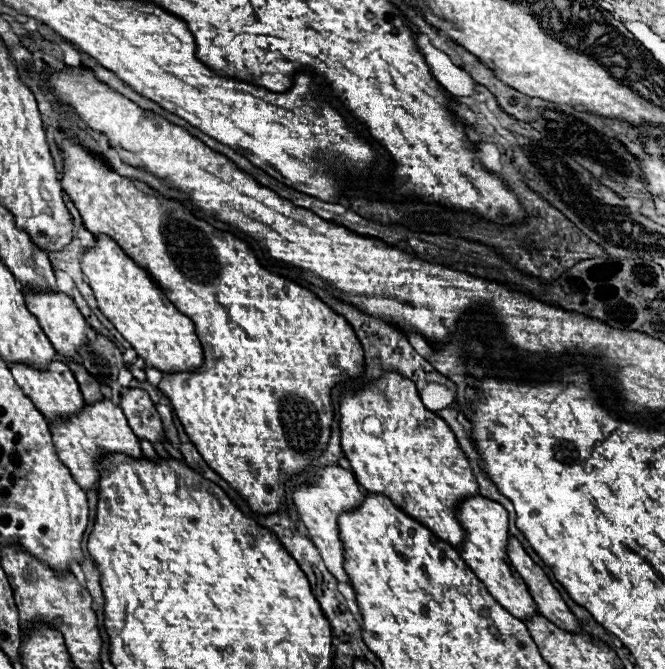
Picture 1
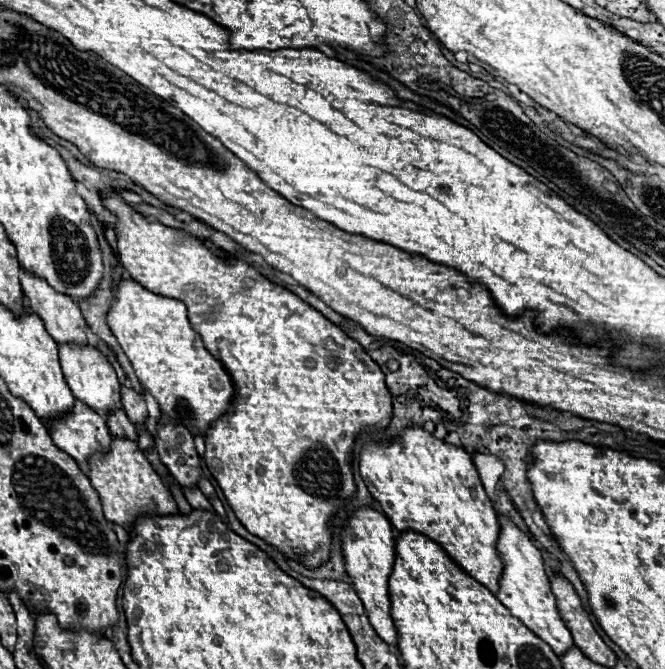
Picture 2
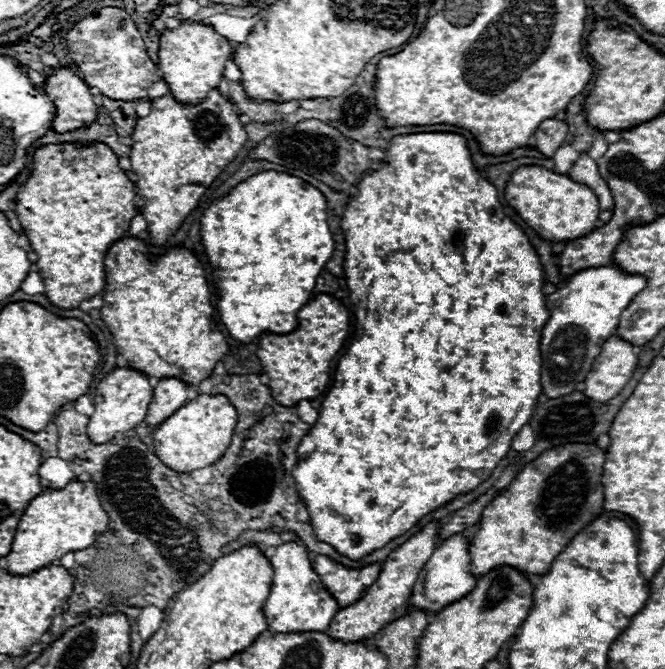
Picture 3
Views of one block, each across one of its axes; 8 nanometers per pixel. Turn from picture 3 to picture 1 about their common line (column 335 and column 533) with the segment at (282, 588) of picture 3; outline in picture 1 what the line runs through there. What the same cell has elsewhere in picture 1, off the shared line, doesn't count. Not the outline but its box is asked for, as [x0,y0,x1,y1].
[456,496,538,620]

